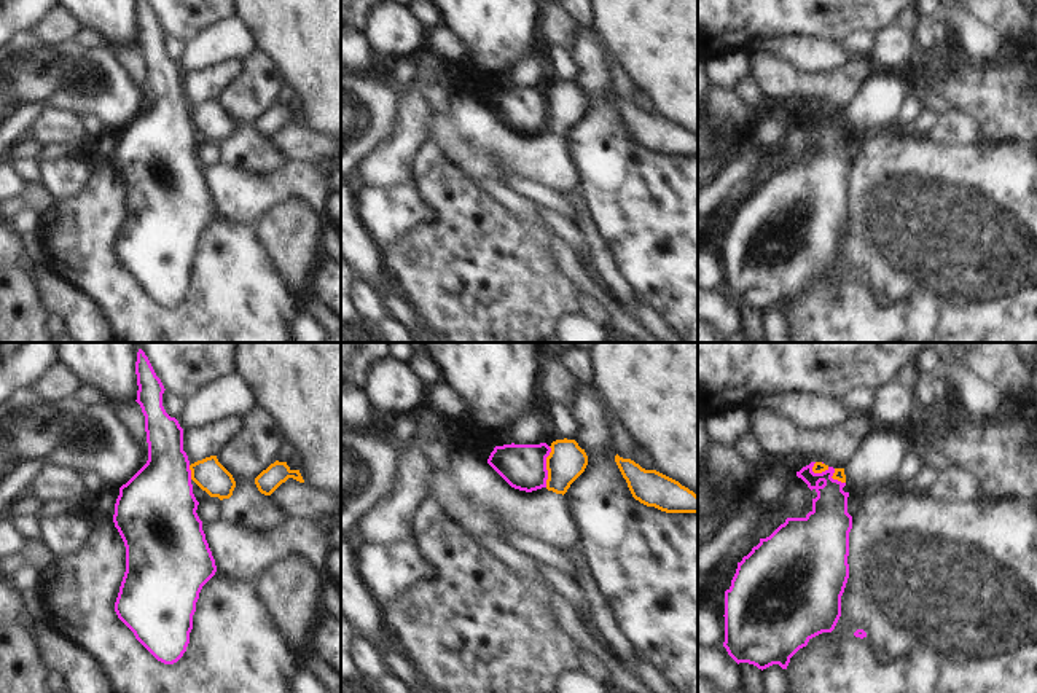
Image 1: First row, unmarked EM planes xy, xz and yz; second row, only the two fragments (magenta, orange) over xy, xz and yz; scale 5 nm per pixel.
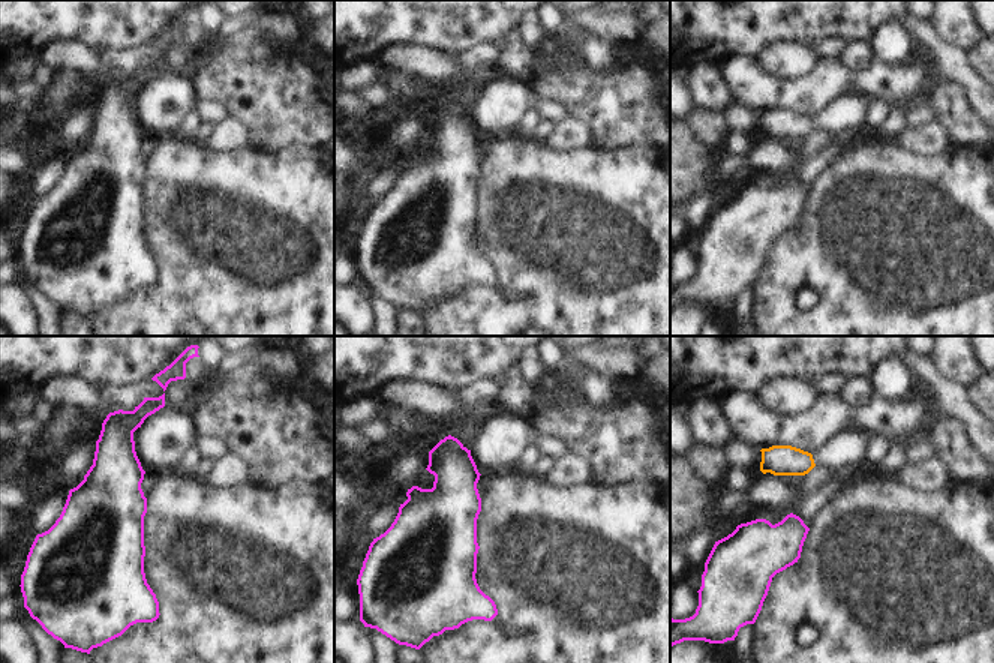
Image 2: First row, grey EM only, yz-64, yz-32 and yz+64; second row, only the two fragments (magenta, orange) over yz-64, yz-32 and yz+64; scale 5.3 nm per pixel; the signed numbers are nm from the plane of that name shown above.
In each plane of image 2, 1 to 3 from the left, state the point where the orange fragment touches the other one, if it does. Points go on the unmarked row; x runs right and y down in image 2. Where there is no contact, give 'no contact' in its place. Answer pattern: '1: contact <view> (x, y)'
1: no contact
2: no contact
3: no contact

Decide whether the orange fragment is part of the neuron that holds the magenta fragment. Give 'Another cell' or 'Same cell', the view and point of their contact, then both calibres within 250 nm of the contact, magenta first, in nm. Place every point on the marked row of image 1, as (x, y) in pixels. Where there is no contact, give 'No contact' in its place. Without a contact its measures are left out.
Another cell. Touches magenta at xz (545, 467). Thickness 220 nm (magenta) against 190 nm.

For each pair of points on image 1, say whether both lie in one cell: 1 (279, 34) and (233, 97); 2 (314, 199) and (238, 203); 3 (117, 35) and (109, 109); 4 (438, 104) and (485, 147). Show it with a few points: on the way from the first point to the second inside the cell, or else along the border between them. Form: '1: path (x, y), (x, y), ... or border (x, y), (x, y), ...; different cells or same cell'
1: border (257, 48), (273, 64), (284, 85); different cells
2: path (295, 191), (262, 191), (257, 195); same cell
3: border (104, 46), (113, 56); different cells
4: border (448, 86), (448, 109), (443, 113), (434, 112); different cells

